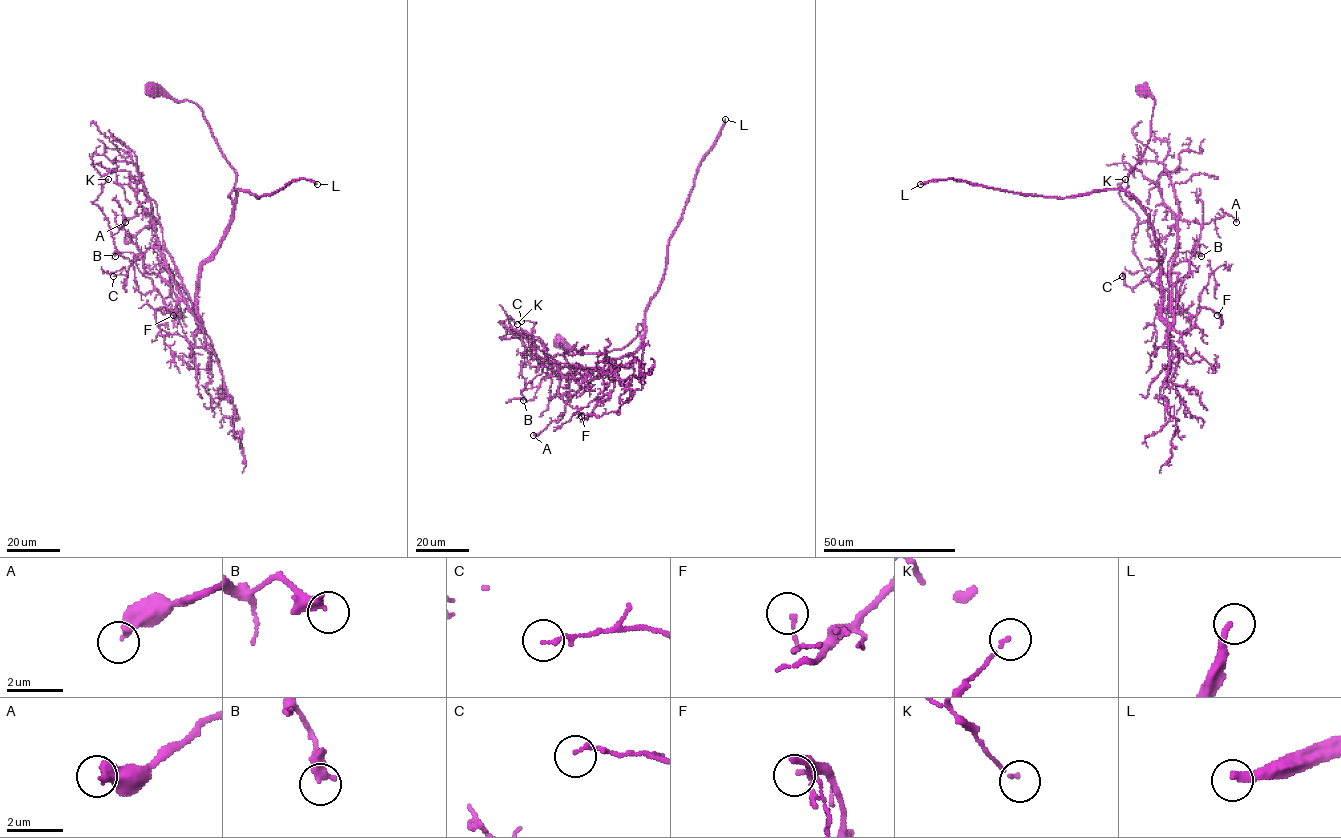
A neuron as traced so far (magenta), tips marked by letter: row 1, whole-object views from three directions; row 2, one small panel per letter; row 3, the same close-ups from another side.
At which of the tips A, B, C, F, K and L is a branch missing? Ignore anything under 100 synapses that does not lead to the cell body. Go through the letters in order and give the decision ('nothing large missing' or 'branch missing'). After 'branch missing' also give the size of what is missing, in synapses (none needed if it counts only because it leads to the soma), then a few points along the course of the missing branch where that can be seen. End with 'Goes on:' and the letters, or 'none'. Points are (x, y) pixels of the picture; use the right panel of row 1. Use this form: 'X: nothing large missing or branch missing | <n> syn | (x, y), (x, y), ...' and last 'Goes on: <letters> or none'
A: nothing large missing
B: nothing large missing
C: nothing large missing
F: nothing large missing
K: nothing large missing
L: branch missing | 1000 syn | (920, 184), (882, 190), (879, 180), (948, 173), (967, 164), (995, 167), (1112, 213), (1094, 164), (1065, 145)
Goes on: L

